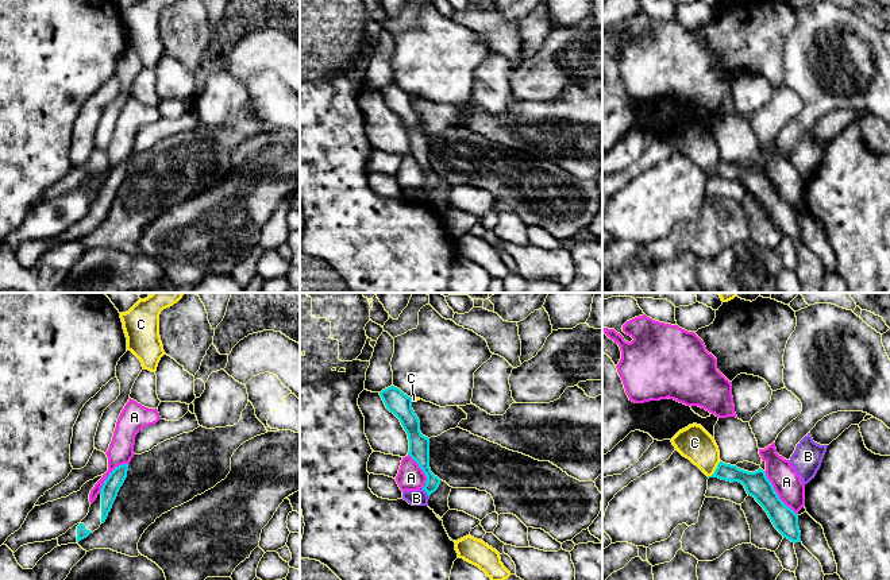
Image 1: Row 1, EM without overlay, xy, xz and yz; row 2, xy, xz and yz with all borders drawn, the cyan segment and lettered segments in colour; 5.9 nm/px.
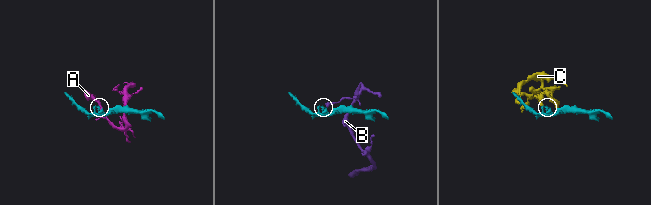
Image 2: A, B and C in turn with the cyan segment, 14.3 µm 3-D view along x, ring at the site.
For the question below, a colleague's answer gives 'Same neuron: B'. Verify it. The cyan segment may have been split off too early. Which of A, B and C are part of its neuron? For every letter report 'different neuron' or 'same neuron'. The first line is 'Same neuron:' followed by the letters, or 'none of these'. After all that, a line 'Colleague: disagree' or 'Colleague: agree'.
Same neuron: none of these
A: different neuron
B: different neuron
C: different neuron
Colleague: disagree

